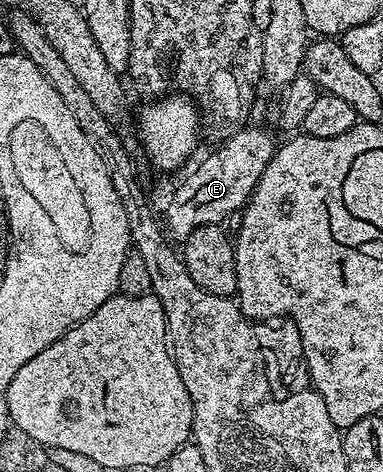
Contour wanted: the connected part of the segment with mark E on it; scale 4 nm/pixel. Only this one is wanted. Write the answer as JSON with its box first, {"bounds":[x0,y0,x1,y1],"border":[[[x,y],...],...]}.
{"bounds":[164,126,275,240],"border":[[[248,126],[234,129],[228,135],[230,138],[218,150],[211,151],[174,192],[164,218],[168,233],[174,239],[177,237],[177,240],[183,240],[191,236],[195,228],[224,223],[224,218],[231,217],[233,213],[234,217],[249,201],[253,189],[259,184],[267,164],[273,158],[275,141],[271,131],[261,126]]]}

